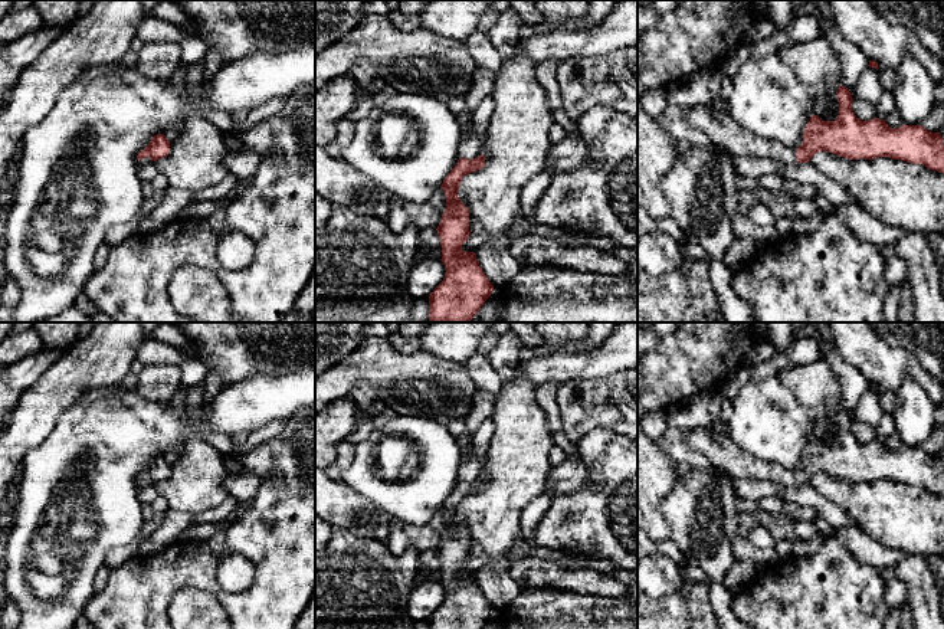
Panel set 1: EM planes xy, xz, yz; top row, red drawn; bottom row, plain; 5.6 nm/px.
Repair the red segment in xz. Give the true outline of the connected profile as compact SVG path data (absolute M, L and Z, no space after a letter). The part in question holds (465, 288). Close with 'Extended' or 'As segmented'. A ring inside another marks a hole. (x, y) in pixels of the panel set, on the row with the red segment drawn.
M469 115L458 147L459 160L442 183L446 209L436 230L446 273L429 295L432 322L471 322L494 291L476 253L462 250L471 235L469 210L458 196L462 178L485 166L485 141L486 135L478 134L473 115Z. Extended

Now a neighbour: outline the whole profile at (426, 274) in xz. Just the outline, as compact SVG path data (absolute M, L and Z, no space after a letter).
M419 259L413 266L406 288L414 299L429 298L433 289L443 281L445 265L439 259Z

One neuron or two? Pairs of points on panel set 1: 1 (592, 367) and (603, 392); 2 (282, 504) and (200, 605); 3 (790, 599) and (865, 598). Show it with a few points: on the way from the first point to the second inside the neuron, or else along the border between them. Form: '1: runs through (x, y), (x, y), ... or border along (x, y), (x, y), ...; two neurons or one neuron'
1: border along (622, 370), (597, 377), (574, 377), (564, 383); two neurons
2: border along (174, 593), (184, 587), (205, 589), (228, 613); two neurons
3: runs through (809, 602), (846, 603); one neuron

